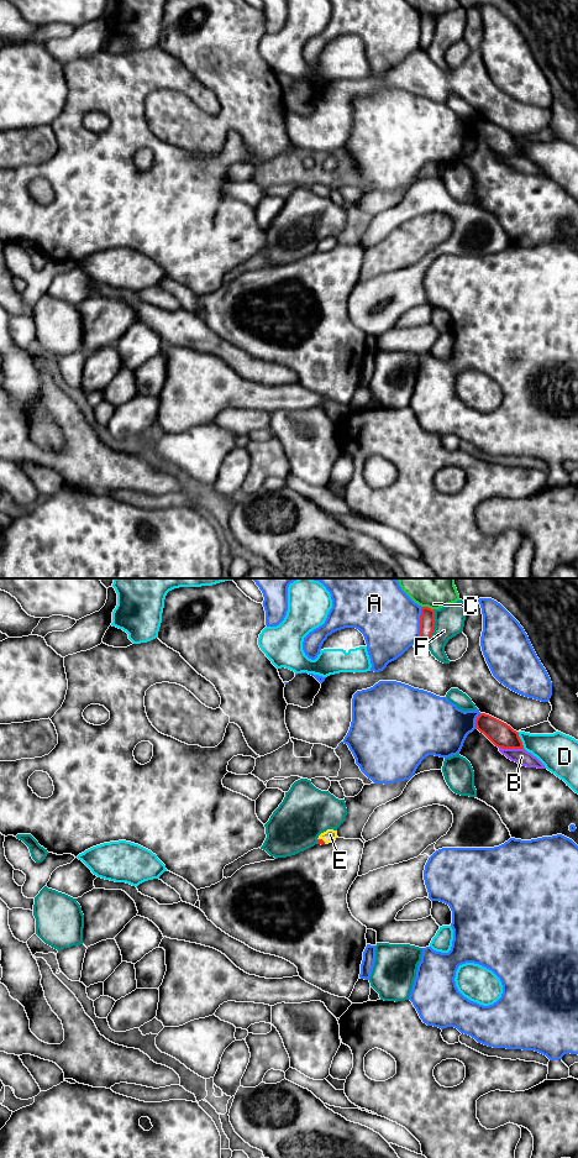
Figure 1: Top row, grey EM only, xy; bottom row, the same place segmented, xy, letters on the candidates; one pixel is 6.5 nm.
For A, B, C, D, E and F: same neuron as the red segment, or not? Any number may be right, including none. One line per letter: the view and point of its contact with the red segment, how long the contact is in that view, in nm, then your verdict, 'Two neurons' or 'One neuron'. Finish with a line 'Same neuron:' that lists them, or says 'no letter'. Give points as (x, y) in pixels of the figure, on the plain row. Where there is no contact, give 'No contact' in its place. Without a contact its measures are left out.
A: Touches red at xy (420, 30). Shared border 220 nm. Two neurons
B: Touches red at xy (511, 155). Shared border 170 nm. Two neurons
C: Touches red at xy (427, 14). Shared border 90 nm. Two neurons
D: Touches red at xy (520, 147). Shared border 130 nm. Two neurons
E: Touches red at xy (321, 246). Shared border 70 nm. One neuron
F: Touches red at xy (434, 33). Shared border 240 nm. Two neurons
Same neuron: E

